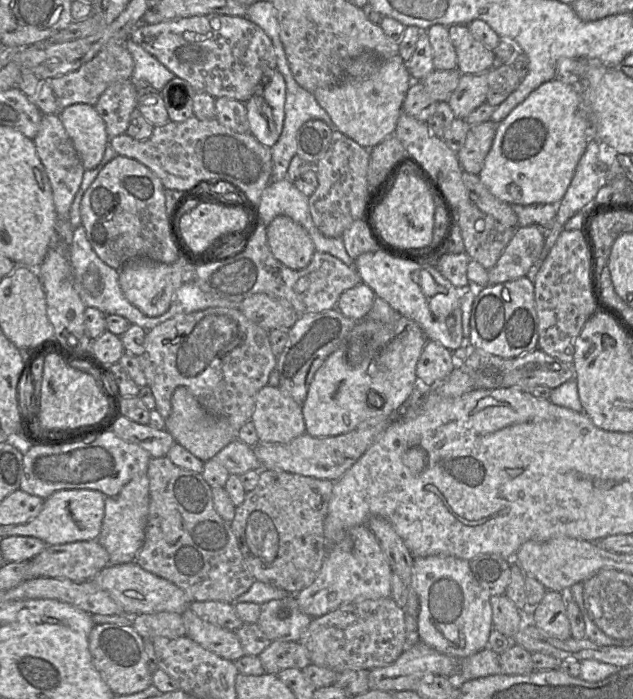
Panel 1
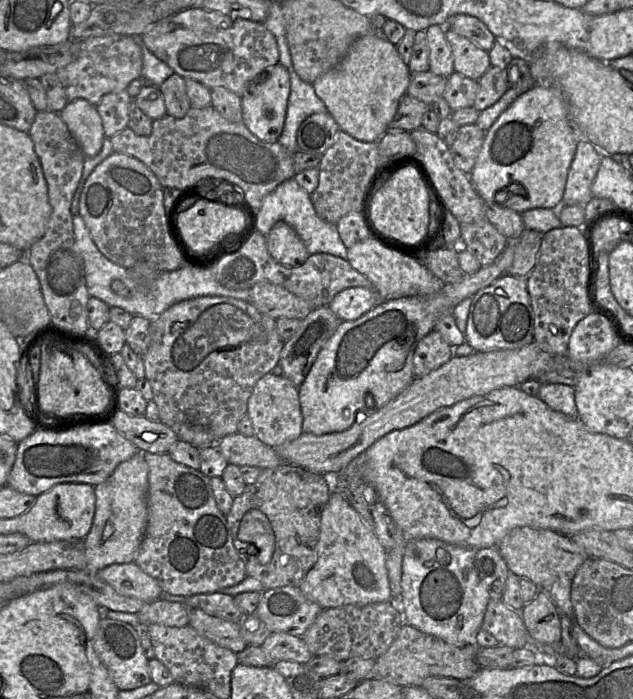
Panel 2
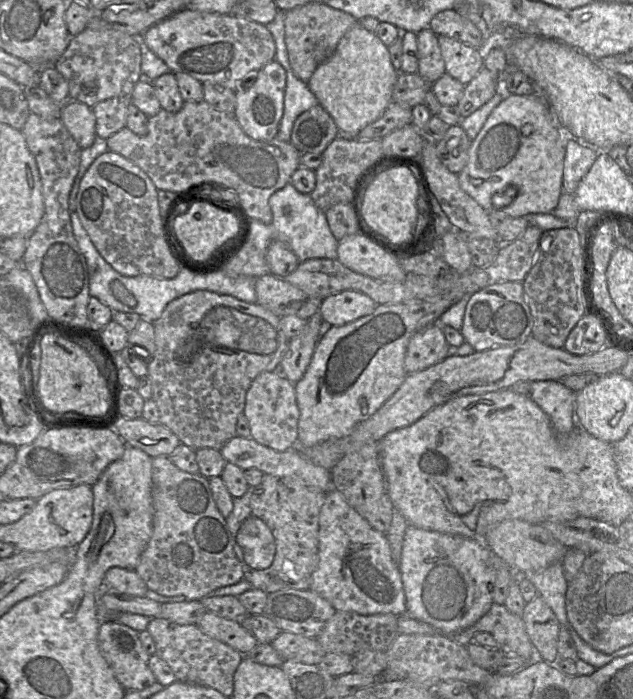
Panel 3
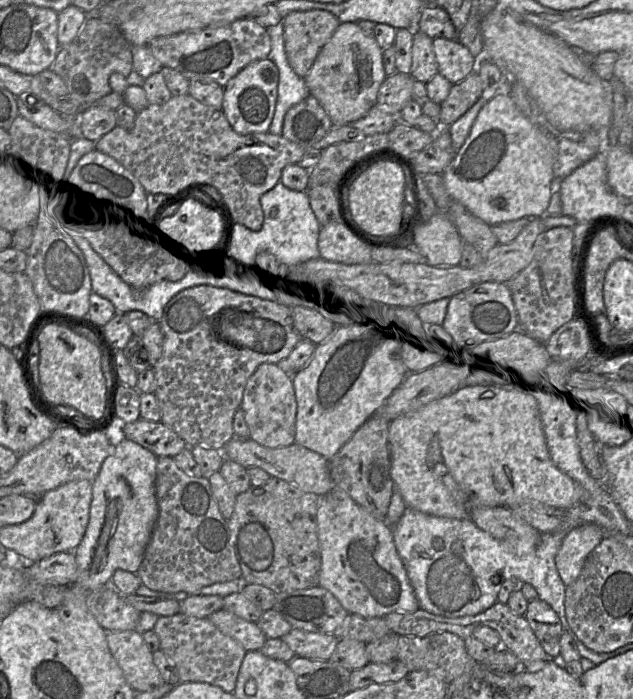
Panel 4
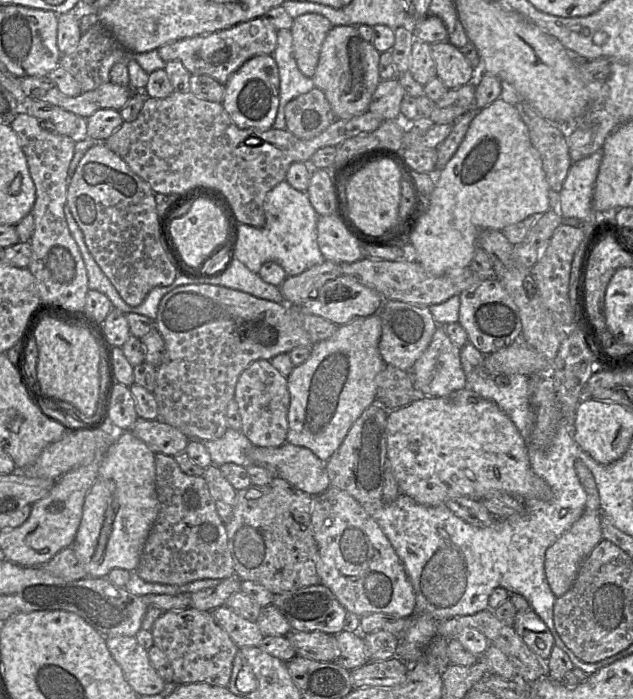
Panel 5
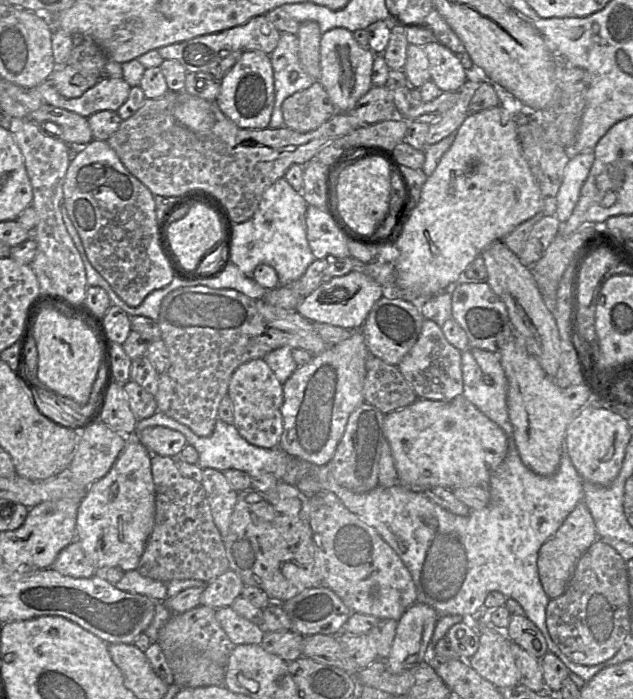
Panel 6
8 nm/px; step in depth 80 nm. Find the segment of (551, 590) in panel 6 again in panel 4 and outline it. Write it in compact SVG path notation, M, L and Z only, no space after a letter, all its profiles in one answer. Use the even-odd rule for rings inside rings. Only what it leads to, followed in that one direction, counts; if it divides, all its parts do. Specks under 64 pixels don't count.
M592 523L580 525L564 536L555 564L566 587L577 580L587 557L604 537L605 532Z

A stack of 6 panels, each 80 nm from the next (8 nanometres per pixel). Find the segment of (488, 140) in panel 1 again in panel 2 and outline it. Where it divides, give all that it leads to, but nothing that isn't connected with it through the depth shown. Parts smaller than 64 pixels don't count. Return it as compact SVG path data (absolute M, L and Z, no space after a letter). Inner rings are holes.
M476 124L463 125L449 147L456 167L468 176L476 163L485 135L486 131Z

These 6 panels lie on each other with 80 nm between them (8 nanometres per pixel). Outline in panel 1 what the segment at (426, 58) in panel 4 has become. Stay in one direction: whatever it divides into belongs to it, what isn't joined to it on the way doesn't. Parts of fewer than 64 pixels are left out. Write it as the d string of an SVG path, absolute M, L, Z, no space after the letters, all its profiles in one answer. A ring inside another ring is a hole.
M435 24L426 30L432 48L434 70L457 68L457 54L446 26Z

